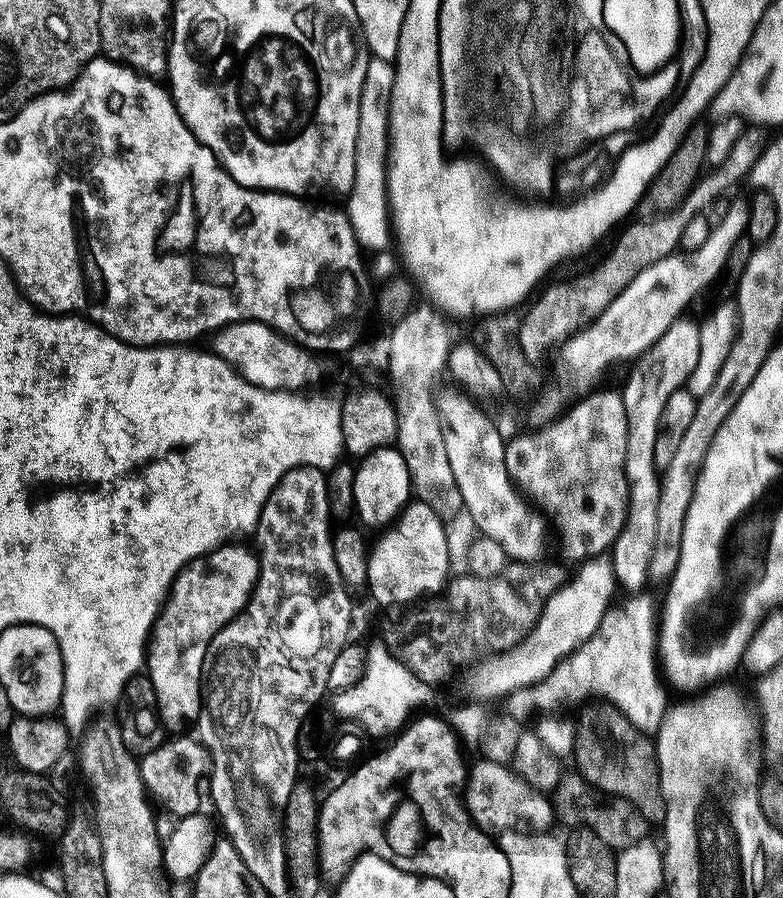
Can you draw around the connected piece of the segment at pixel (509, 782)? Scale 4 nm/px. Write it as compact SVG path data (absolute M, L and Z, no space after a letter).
M485 758L480 762L481 764L476 764L473 768L471 765L462 797L466 812L468 808L467 815L475 827L481 830L493 828L493 833L496 834L501 832L548 834L553 831L552 823L557 823L558 817L553 801L545 793L531 788L520 776L519 771L513 770L507 764L492 763Z

